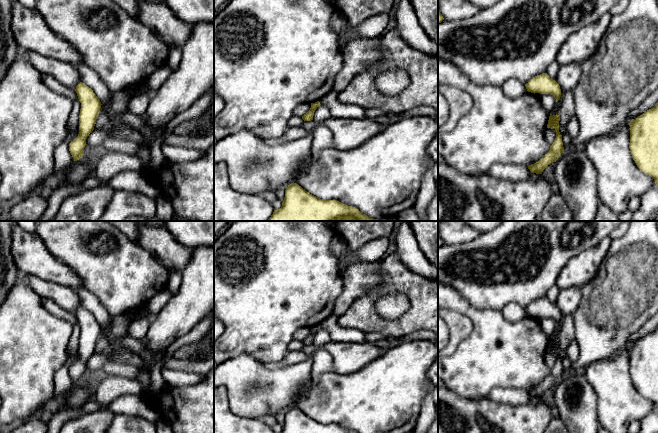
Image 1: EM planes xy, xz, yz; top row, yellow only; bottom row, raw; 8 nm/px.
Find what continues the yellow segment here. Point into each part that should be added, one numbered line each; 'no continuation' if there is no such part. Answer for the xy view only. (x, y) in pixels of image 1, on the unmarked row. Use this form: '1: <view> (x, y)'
no continuation

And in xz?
no continuation

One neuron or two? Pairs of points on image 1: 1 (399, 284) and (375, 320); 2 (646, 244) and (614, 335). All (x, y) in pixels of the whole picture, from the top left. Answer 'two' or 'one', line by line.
1: one
2: one

